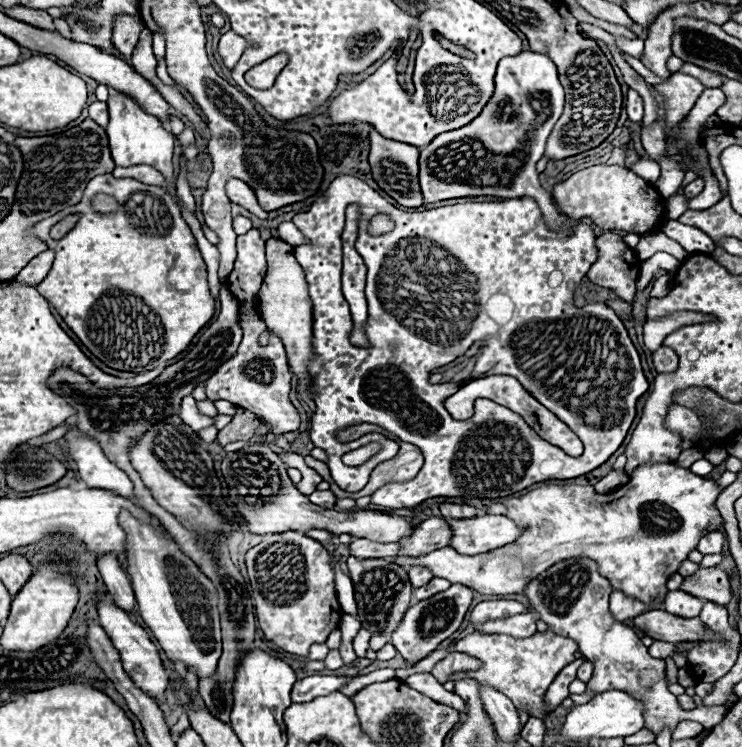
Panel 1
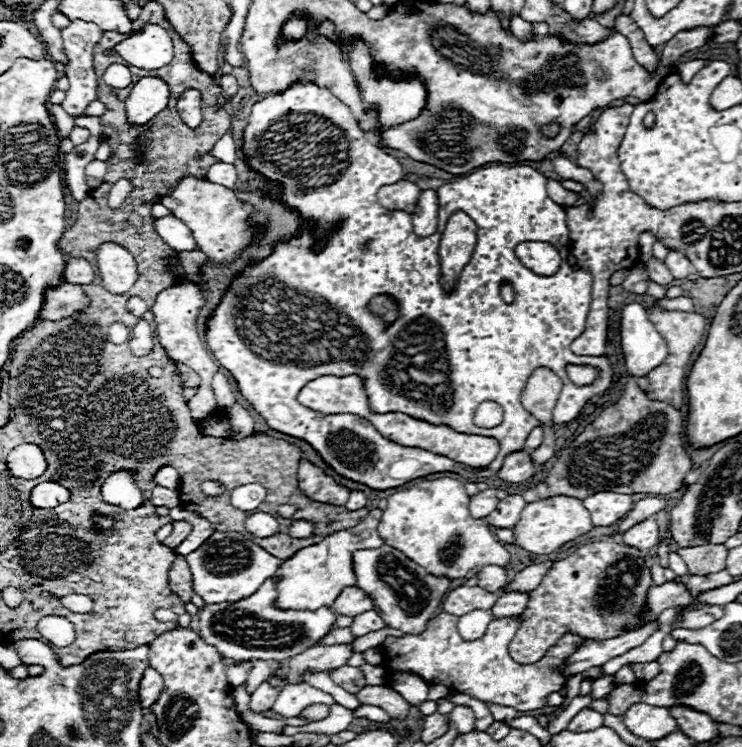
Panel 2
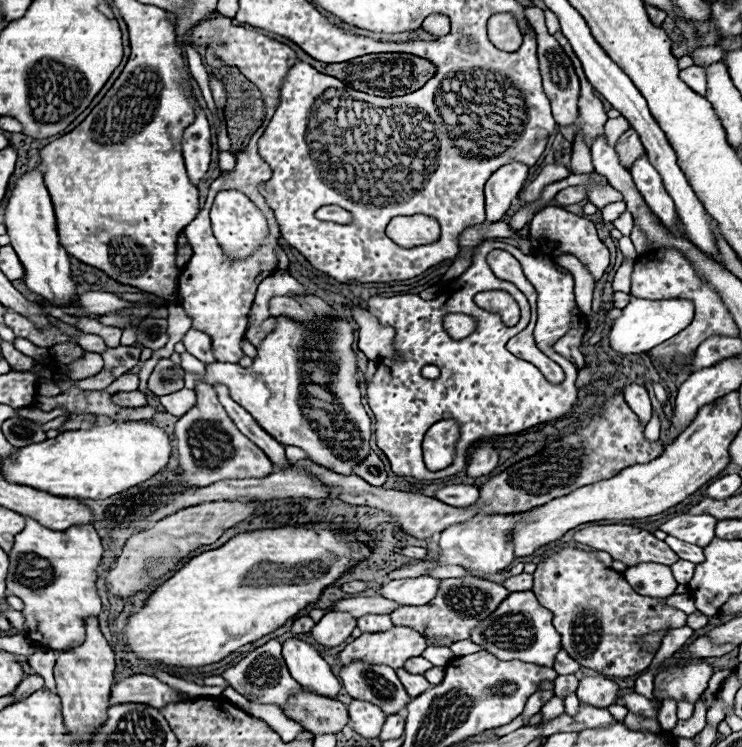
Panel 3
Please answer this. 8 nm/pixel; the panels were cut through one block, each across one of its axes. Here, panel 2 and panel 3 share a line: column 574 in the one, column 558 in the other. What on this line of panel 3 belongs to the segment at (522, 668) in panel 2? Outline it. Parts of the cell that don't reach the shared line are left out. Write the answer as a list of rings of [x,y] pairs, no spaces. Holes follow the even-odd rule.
[[[512,592],[502,604],[490,614],[478,628],[474,628],[472,642],[480,644],[484,650],[494,652],[502,660],[522,660],[532,664],[546,664],[552,668],[554,656],[560,650],[560,636],[552,626],[552,612],[540,606],[534,592]]]

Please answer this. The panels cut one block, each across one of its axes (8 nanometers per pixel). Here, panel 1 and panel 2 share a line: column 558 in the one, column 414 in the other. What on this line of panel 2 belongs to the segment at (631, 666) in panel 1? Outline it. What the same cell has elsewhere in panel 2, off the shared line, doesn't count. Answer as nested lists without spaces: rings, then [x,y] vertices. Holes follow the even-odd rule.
[[[388,544],[354,552],[354,574],[356,586],[374,600],[382,620],[390,628],[402,630],[404,634],[422,634],[428,620],[436,616],[436,608],[440,610],[442,600],[450,588],[450,580],[446,576],[428,574],[422,566]]]

